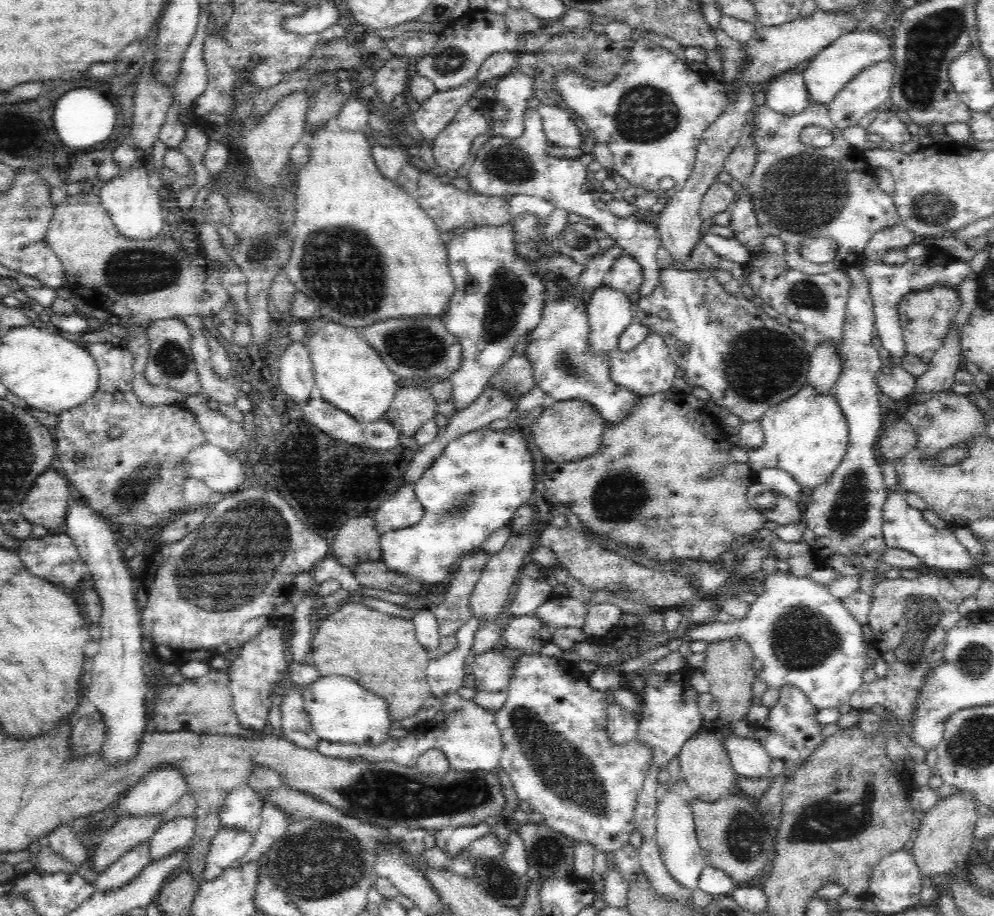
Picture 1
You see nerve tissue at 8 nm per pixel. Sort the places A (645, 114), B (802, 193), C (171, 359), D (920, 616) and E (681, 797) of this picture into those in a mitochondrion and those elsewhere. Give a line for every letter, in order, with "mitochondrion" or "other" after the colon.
A: mitochondrion
B: mitochondrion
C: mitochondrion
D: mitochondrion
E: other

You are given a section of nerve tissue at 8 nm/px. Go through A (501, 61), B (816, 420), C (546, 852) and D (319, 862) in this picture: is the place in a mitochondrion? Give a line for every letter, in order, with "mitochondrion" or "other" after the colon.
A: other
B: other
C: mitochondrion
D: mitochondrion

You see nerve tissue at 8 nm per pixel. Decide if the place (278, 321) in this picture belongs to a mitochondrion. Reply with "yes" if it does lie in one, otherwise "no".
no

